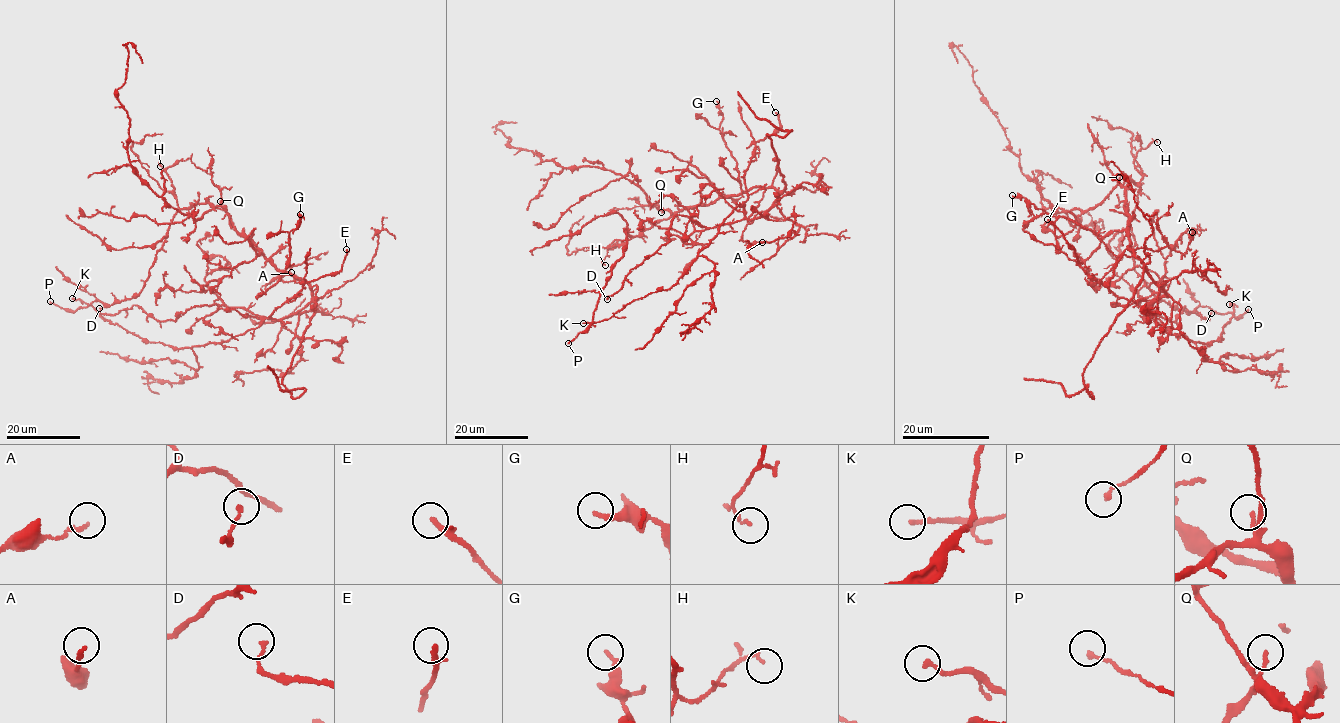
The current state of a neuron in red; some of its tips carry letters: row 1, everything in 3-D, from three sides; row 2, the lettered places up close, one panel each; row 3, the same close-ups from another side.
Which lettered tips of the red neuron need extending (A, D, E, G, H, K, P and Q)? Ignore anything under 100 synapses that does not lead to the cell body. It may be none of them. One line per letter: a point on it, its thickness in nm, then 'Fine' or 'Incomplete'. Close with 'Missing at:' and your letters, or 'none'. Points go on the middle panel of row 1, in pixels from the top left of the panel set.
A: Place: (762, 242). Thickness 170 nm. Fine
D: Place: (607, 299). Thickness 150 nm. Fine
E: Place: (775, 112). Thickness 240 nm. Fine
G: Place: (716, 101). Thickness 190 nm. Fine
H: Place: (605, 265). Thickness 80 nm. Fine
K: Place: (583, 323). Thickness 170 nm. Fine
P: Place: (568, 343). Thickness 170 nm. Fine
Q: Place: (661, 212). Thickness 140 nm. Fine
Missing at: none

